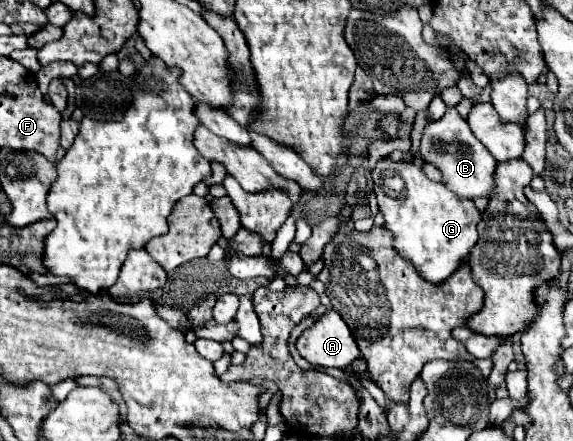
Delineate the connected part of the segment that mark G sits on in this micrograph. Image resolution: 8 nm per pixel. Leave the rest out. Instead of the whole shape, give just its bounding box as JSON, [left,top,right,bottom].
[377,163,481,285]

